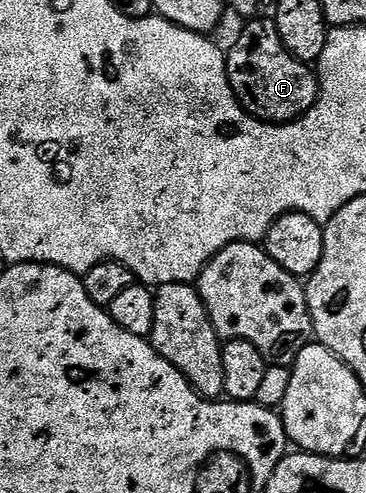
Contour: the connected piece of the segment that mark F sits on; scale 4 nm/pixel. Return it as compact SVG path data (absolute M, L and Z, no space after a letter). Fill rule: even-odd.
M249 20L232 50L227 50L230 87L251 117L274 125L297 121L314 107L316 96L320 94L320 82L305 62L286 51L275 20L260 20Z

